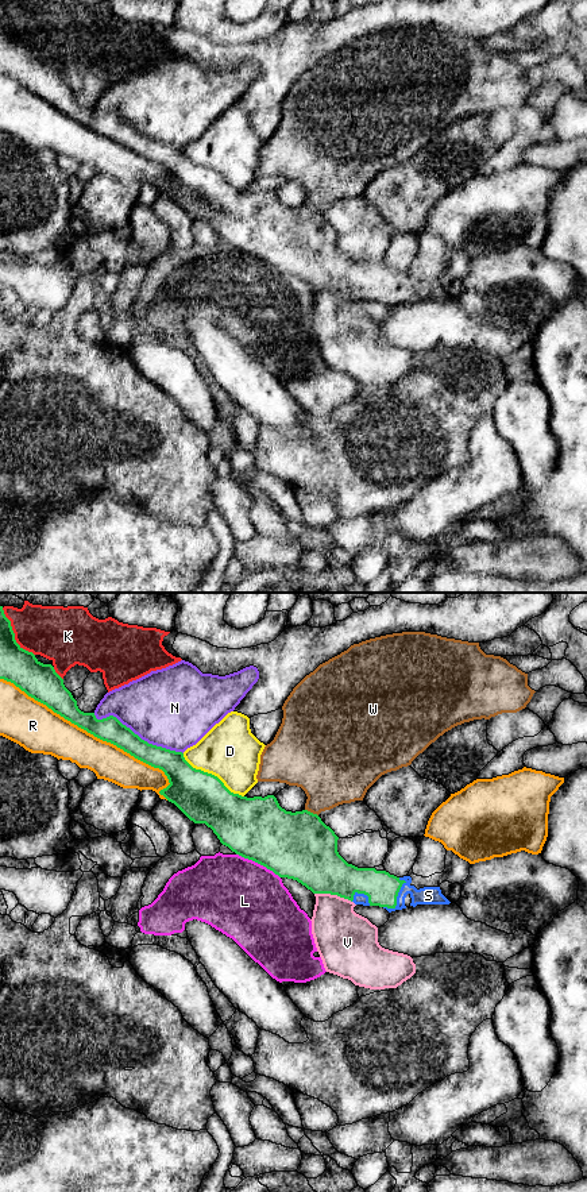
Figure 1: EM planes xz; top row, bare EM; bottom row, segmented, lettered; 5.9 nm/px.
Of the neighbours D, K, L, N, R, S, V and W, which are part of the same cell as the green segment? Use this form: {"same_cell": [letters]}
{"same_cell": ["S"]}

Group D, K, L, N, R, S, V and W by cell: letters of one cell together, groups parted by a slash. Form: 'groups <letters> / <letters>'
groups D / K / L / N / R / S / V / W

